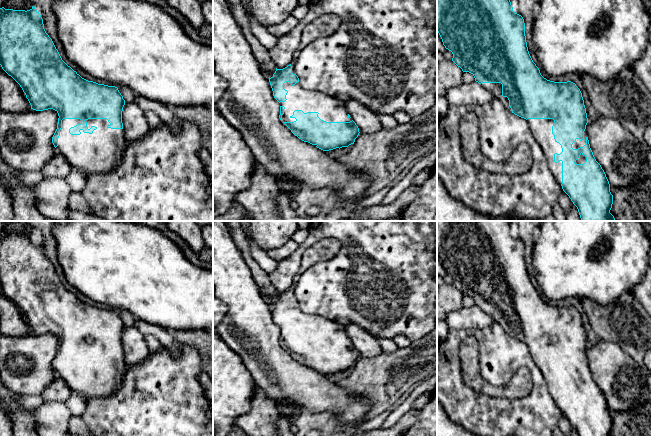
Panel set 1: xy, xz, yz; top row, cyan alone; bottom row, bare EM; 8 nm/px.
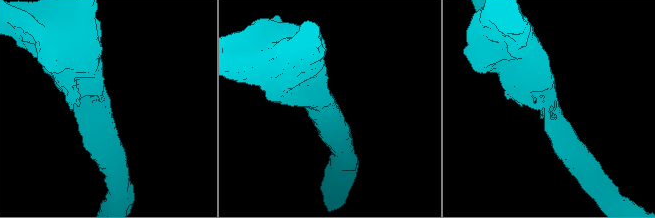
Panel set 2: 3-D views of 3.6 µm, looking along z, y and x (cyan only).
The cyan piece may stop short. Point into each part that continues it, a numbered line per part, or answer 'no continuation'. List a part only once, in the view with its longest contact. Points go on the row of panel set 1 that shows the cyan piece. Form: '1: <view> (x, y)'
1: xy (101, 151)

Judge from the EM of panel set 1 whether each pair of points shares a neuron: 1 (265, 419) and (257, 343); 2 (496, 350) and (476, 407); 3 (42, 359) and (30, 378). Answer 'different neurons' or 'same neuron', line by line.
1: different neurons
2: same neuron
3: same neuron

